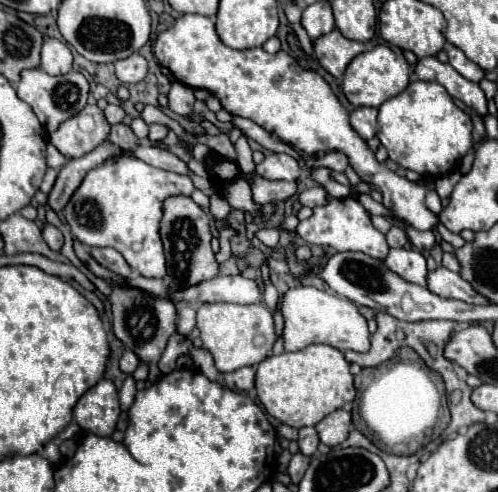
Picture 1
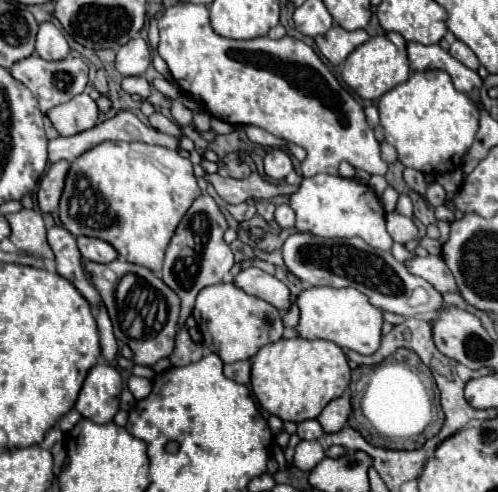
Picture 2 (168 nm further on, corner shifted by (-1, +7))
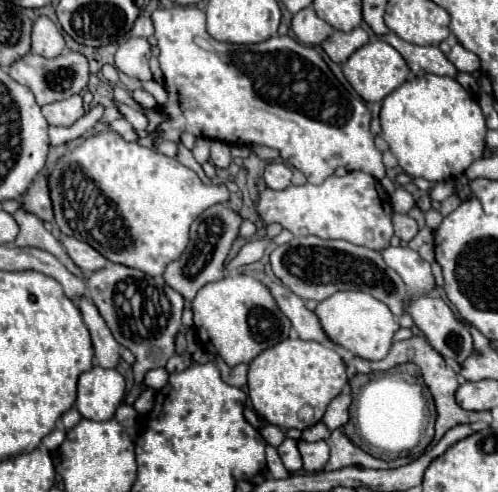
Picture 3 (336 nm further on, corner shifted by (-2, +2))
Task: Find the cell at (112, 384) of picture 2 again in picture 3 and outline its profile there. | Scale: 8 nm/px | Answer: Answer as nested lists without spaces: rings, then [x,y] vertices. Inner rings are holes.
[[[95,365],[91,371],[79,375],[77,383],[77,411],[91,421],[107,421],[115,415],[125,395],[125,379],[115,369]]]

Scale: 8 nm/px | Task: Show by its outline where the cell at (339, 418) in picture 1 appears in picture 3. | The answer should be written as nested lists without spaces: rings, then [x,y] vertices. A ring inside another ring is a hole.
[[[349,385],[343,387],[343,391],[329,403],[325,415],[323,415],[323,423],[333,431],[339,429],[347,423],[349,419],[349,405],[351,405],[351,389]]]

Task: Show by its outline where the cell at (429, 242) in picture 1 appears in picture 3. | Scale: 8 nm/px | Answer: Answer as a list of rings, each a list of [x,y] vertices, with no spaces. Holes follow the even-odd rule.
[[[397,187],[395,193],[391,195],[391,205],[393,205],[393,211],[407,213],[415,205],[415,199],[413,199],[413,195],[409,191],[405,191],[403,187]]]

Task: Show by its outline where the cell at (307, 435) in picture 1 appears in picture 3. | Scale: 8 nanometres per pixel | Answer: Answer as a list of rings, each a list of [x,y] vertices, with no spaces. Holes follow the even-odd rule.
[[[319,421],[313,427],[309,427],[309,429],[303,431],[303,439],[305,441],[321,441],[321,439],[327,439],[329,435],[331,435],[331,431],[327,429],[327,425],[323,421]]]

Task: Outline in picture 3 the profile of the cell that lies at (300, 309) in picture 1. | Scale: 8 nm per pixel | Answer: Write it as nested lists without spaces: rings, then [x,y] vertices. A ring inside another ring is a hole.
[[[339,291],[331,297],[327,297],[325,301],[321,301],[315,309],[325,333],[329,335],[329,339],[351,351],[357,357],[369,359],[369,361],[377,361],[377,359],[385,359],[391,345],[393,345],[393,335],[399,329],[399,323],[395,319],[395,315],[389,311],[389,307],[385,303],[381,303],[379,299],[371,297],[369,293],[361,293],[361,291]]]

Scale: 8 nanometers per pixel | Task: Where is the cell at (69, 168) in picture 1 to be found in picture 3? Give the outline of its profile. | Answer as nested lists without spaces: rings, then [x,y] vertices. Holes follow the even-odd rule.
[[[39,173],[21,199],[21,209],[37,215],[41,221],[53,221],[53,207],[47,189],[47,173]]]

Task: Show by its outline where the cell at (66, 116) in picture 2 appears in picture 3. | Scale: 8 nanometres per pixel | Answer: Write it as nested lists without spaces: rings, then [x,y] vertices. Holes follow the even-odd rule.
[[[73,95],[69,99],[43,105],[41,111],[43,111],[43,117],[47,119],[49,125],[59,125],[59,127],[73,125],[85,113],[83,111],[83,99],[81,99],[81,95]]]

